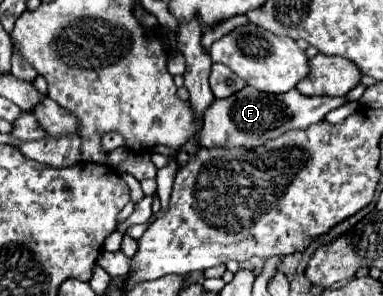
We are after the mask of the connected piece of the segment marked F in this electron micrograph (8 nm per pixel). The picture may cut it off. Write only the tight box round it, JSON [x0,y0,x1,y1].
[199,86,349,148]

